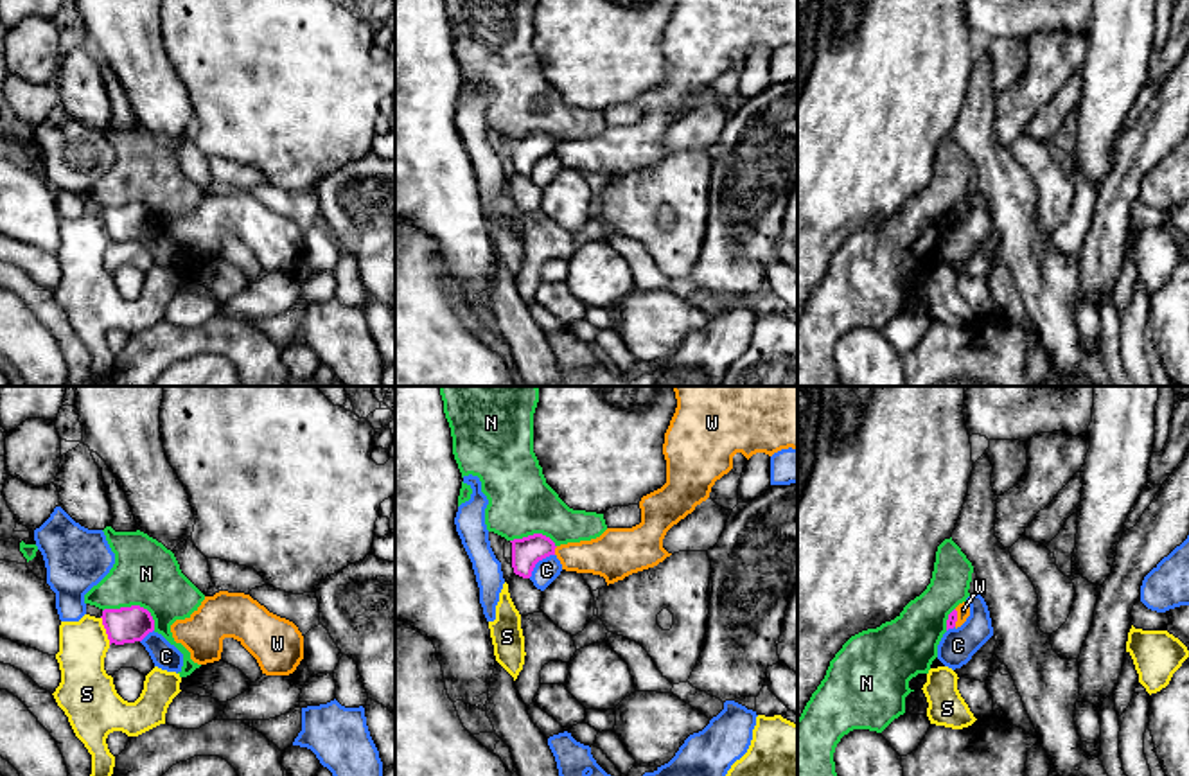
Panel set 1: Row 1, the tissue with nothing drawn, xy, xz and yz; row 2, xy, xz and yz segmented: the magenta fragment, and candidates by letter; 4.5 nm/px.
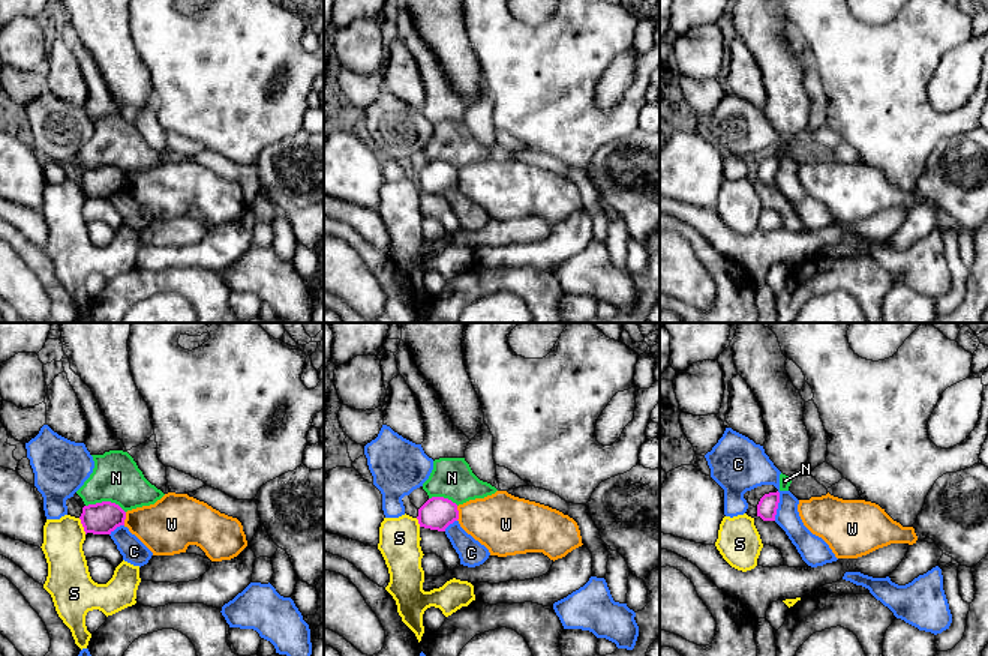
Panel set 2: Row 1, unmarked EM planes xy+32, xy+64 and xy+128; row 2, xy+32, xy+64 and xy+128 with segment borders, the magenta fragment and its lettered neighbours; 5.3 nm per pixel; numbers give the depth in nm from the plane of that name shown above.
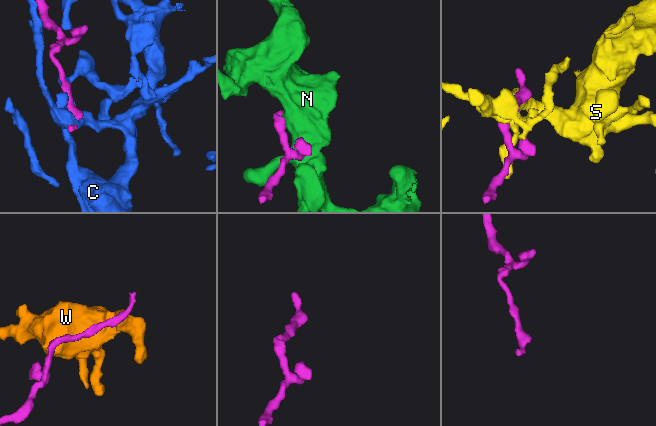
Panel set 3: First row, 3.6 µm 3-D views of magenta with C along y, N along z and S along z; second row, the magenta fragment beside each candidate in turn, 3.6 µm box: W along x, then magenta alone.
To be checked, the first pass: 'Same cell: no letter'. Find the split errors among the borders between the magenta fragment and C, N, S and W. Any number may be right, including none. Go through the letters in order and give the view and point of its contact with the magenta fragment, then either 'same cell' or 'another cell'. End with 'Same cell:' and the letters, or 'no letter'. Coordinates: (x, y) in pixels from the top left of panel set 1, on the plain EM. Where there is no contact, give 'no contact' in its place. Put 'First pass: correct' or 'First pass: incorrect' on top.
First pass: correct
C: meets magenta in xz at (537, 158); another cell
N: meets magenta in xy at (135, 203); another cell
S: meets magenta in xy at (106, 229); another cell
W: meets magenta in xz at (554, 148); another cell
Same cell: no letter

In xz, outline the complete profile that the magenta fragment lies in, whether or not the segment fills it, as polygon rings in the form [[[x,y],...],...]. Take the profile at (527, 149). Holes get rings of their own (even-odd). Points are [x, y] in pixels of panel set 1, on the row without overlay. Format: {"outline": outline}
{"outline": [[[542,131],[514,137],[510,140],[514,171],[523,176],[530,176],[535,162],[550,153],[555,153],[557,146],[555,140]]]}

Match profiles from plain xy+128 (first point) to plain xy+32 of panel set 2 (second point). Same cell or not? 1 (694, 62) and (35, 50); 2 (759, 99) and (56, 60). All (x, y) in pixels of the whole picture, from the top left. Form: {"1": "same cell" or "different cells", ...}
{"1": "same cell", "2": "same cell"}

